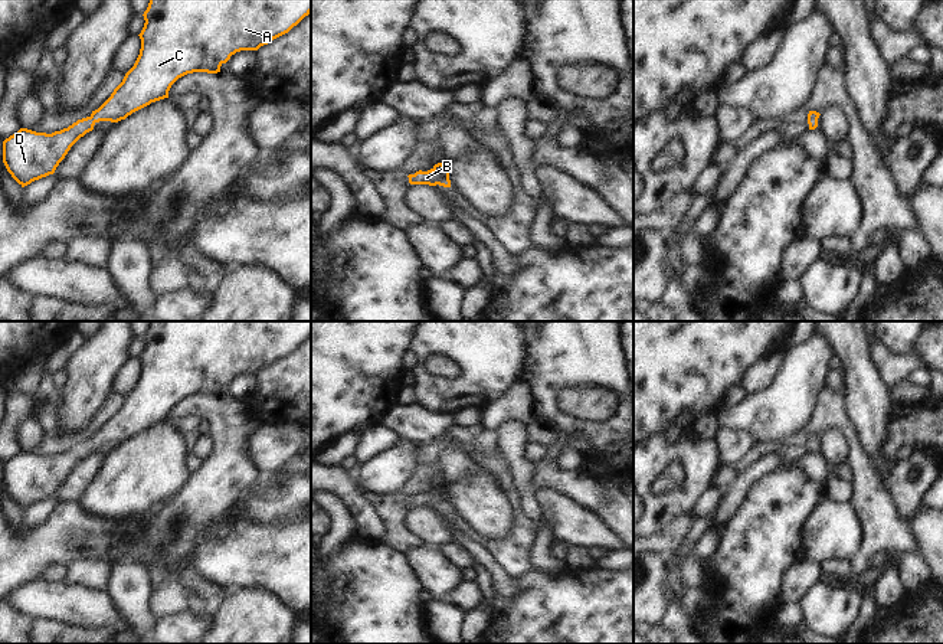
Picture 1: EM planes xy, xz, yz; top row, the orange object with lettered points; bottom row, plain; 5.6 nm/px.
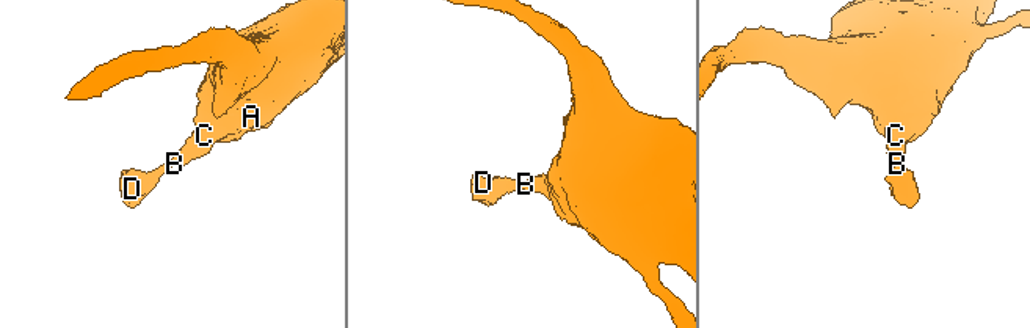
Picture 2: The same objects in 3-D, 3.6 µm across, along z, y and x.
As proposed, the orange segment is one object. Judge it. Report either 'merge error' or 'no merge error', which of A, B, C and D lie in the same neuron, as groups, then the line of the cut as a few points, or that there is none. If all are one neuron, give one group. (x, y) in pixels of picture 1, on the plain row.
no merge error; A B C D; no cut

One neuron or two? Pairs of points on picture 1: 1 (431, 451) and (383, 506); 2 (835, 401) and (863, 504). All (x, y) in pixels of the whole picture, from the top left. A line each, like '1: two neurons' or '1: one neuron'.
1: one neuron
2: one neuron

